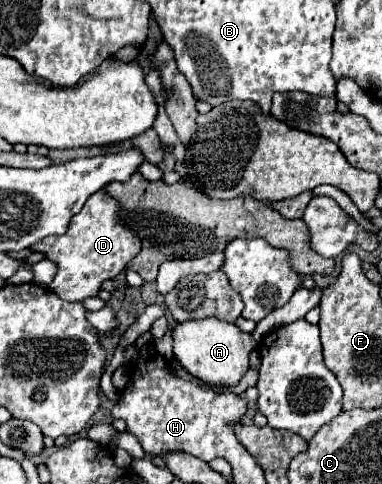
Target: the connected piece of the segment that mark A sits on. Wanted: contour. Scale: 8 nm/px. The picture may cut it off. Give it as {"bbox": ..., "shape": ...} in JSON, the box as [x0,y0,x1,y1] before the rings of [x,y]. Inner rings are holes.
{"bbox":[174,319,254,385],"shape":[[[202,319],[202,321],[186,321],[180,323],[174,331],[174,357],[180,361],[184,369],[188,369],[194,377],[202,379],[210,385],[236,385],[242,375],[248,371],[248,355],[254,351],[254,341],[250,333],[242,333],[234,323],[218,321],[218,319]]]}

